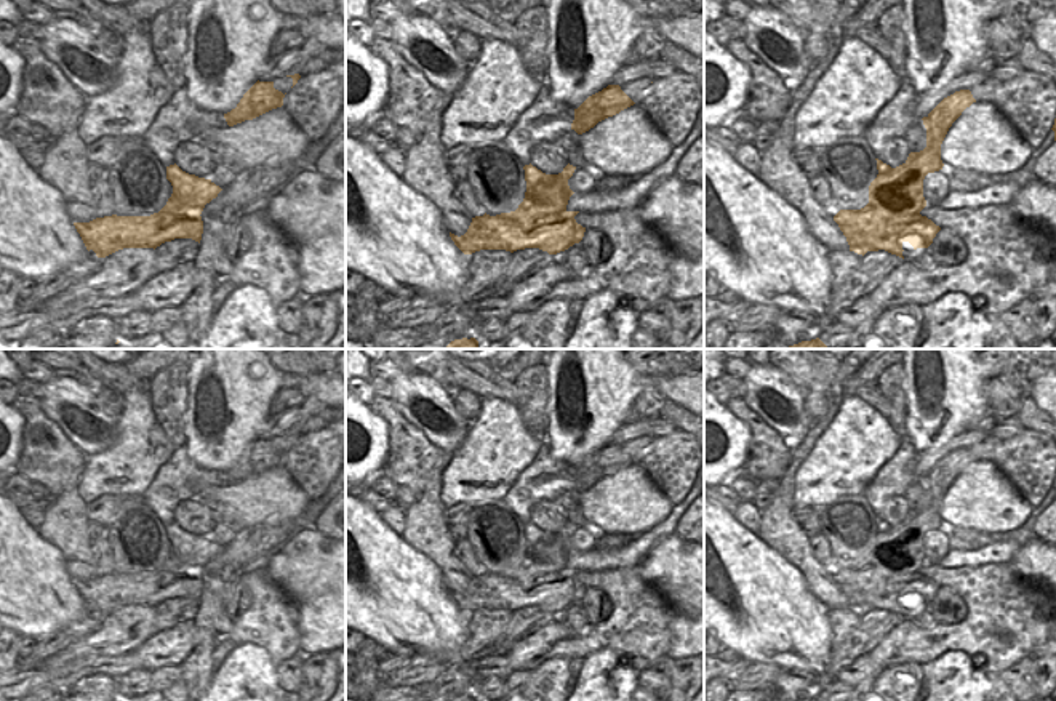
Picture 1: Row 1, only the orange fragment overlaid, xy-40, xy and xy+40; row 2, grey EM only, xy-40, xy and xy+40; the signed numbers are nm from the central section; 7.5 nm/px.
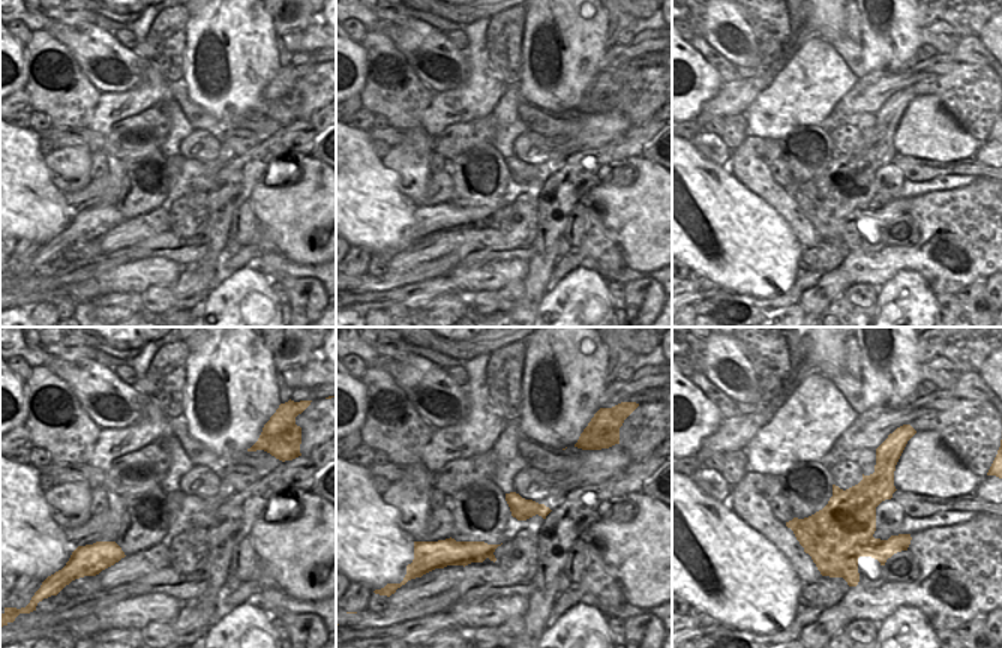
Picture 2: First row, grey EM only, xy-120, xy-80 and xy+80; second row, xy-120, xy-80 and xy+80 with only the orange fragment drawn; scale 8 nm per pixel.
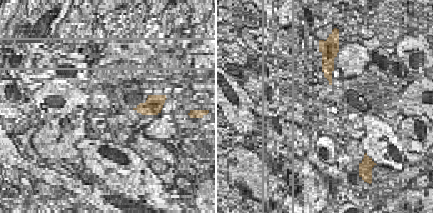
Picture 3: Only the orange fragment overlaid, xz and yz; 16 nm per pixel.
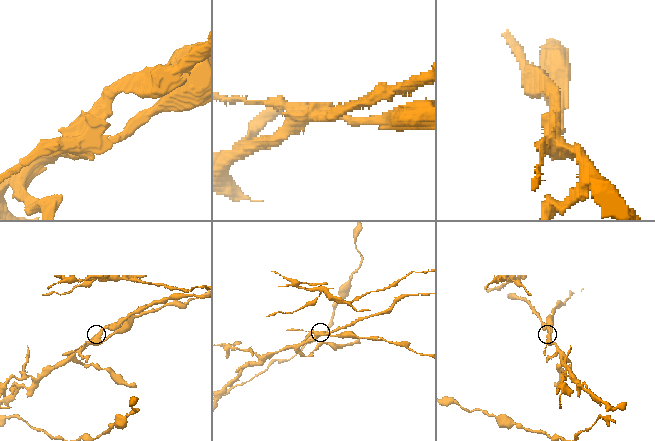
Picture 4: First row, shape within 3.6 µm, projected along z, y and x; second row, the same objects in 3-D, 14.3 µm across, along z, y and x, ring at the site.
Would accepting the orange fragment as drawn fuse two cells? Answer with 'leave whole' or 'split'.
split

